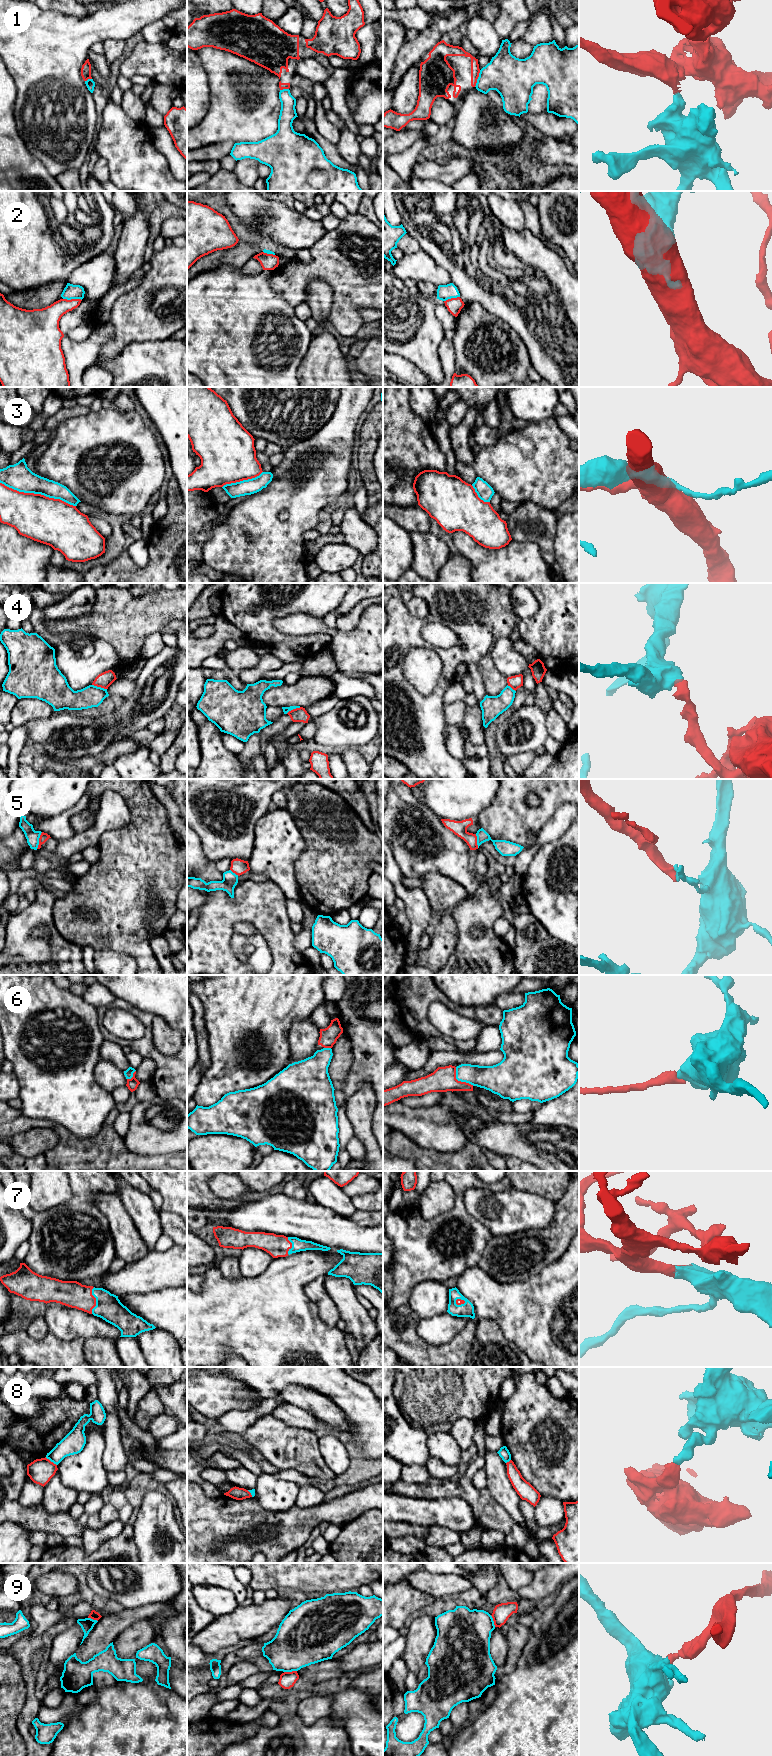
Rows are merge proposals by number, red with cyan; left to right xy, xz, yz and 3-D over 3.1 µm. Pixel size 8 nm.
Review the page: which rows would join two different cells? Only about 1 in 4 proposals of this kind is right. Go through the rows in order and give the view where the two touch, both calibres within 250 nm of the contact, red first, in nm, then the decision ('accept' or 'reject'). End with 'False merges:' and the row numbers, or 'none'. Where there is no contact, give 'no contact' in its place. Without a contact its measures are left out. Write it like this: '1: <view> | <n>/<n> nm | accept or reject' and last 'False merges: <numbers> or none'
1: yz | 140/320 nm | reject
2: xy | 180/120 nm | reject
3: xy | 380/220 nm | reject
4: xy | 120/180 nm | reject
5: xy | 70/110 nm | reject
6: yz | 200/190 nm | reject
7: xy | 220/200 nm | accept
8: xy | 200/180 nm | reject
9: xz | 130/380 nm | reject
False merges: 1, 2, 3, 4, 5, 6, 8, 9

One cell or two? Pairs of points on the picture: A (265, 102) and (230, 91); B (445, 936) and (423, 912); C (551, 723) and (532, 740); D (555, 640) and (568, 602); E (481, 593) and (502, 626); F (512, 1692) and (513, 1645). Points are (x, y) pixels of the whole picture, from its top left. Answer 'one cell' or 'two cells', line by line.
A: one cell
B: two cells
C: two cells
D: one cell
E: one cell
F: two cells

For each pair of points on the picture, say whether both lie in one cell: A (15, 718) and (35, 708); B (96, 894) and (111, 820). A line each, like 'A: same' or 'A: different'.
A: same
B: different

